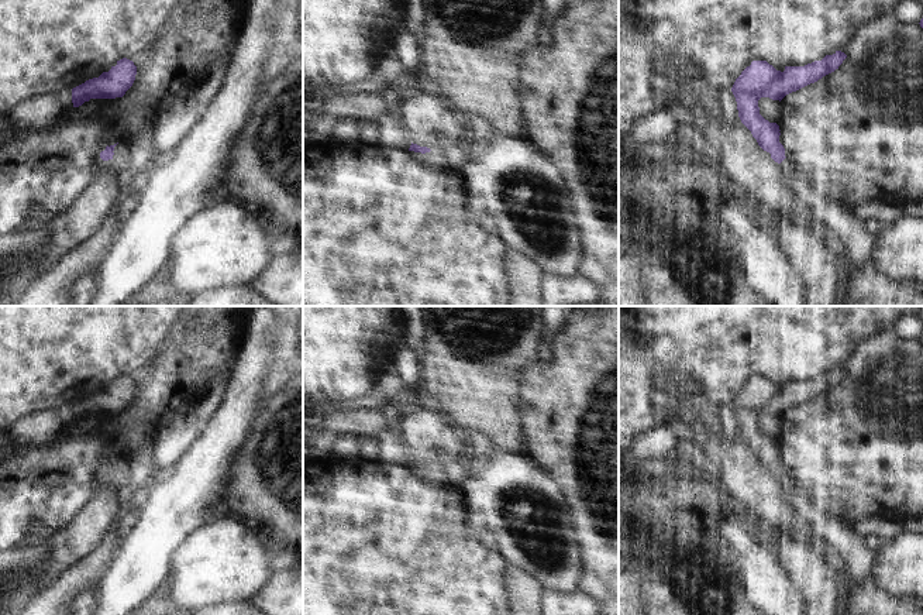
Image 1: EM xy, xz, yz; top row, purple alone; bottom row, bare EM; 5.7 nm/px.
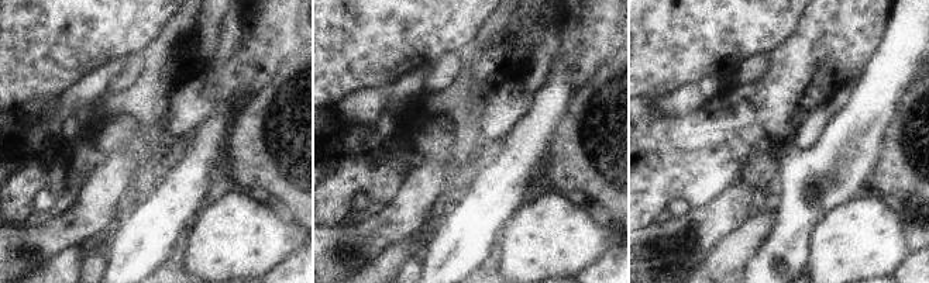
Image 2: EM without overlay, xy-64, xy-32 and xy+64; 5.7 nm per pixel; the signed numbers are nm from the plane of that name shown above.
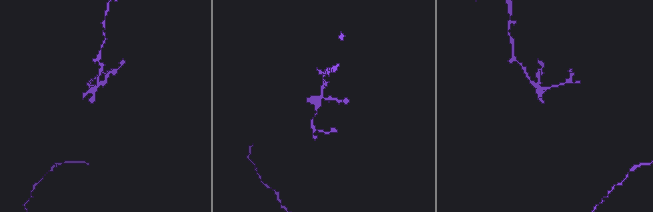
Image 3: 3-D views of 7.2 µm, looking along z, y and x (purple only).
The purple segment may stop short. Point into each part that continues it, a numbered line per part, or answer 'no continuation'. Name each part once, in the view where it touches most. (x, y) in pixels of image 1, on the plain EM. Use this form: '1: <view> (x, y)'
1: xy (120, 483)

